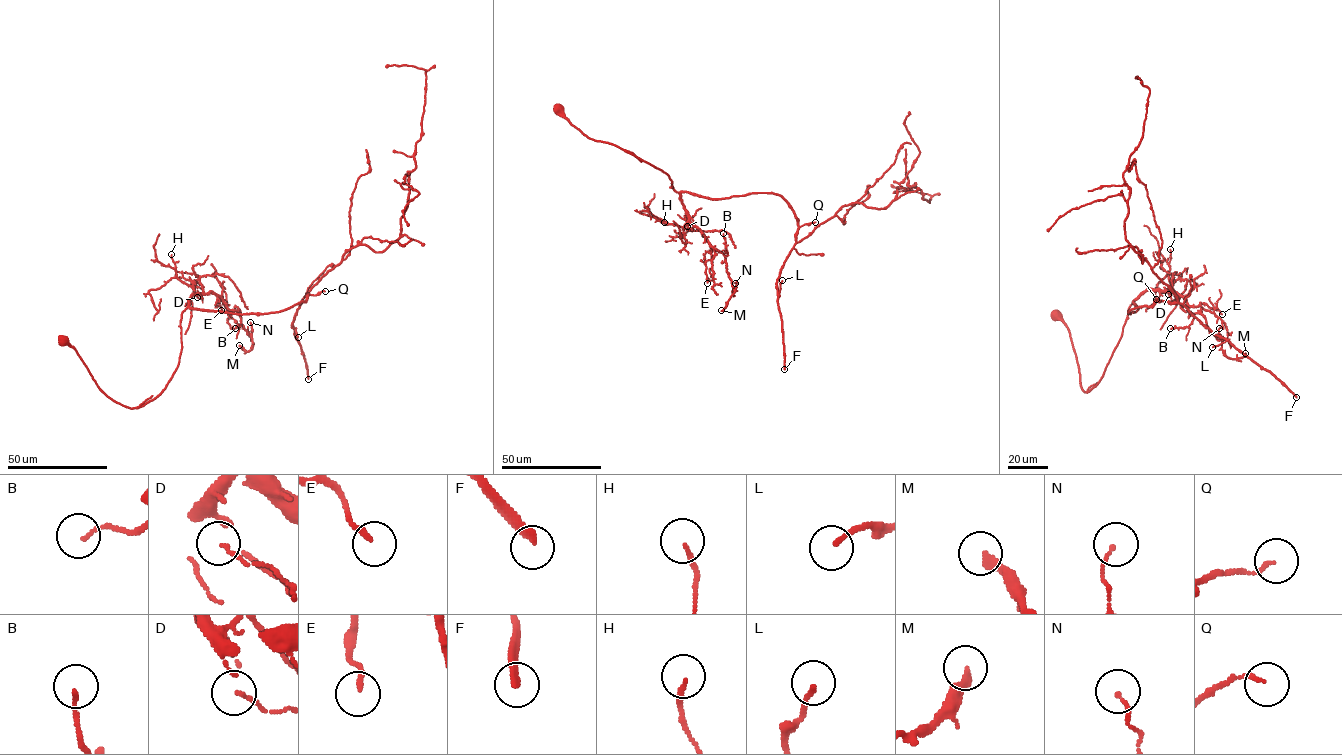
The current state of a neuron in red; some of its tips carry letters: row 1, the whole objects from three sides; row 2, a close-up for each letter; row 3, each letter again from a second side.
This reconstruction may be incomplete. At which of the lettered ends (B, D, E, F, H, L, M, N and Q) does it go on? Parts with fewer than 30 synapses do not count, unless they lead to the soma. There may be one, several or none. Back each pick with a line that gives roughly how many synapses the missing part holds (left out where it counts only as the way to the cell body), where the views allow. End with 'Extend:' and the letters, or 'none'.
F: Roughly 80 synapses
L: Roughly 35 synapses
Extend: F, L

